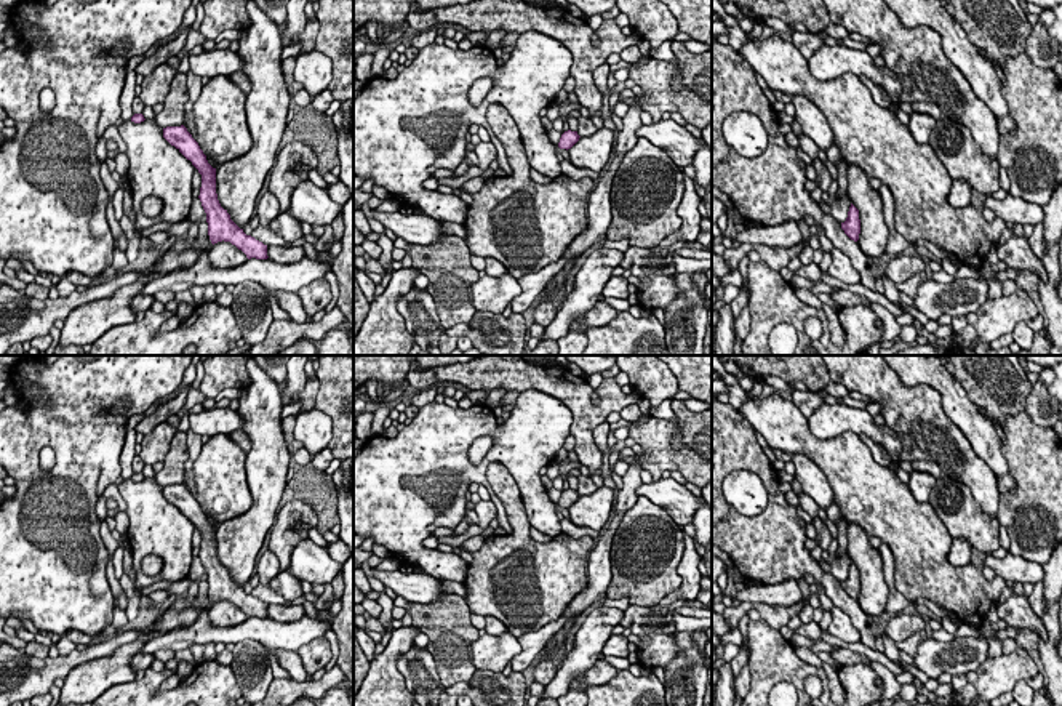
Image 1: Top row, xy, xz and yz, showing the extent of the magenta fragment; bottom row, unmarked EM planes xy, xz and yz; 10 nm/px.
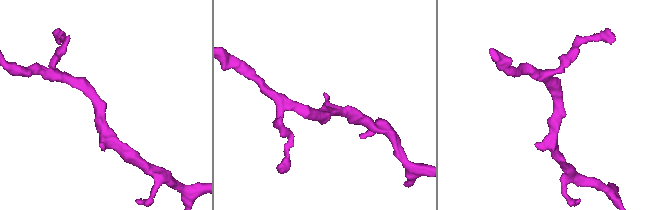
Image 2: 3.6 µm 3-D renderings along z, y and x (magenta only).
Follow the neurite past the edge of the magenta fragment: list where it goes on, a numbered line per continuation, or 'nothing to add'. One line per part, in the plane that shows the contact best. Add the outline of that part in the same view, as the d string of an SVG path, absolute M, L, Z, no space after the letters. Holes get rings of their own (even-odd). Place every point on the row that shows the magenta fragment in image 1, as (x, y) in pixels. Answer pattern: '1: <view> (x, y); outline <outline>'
nothing to add

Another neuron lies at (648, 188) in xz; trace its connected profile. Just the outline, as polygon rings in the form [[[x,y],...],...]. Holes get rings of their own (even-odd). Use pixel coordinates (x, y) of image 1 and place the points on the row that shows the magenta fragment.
[[[638,138],[613,178],[613,219],[605,237],[627,239],[629,247],[657,247],[683,224],[677,210],[685,189],[685,173],[669,154]]]

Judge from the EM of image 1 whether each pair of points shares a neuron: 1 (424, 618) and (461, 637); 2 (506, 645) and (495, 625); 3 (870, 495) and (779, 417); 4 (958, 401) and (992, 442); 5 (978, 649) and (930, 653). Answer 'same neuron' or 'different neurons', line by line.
1: same neuron
2: different neurons
3: same neuron
4: same neuron
5: same neuron

